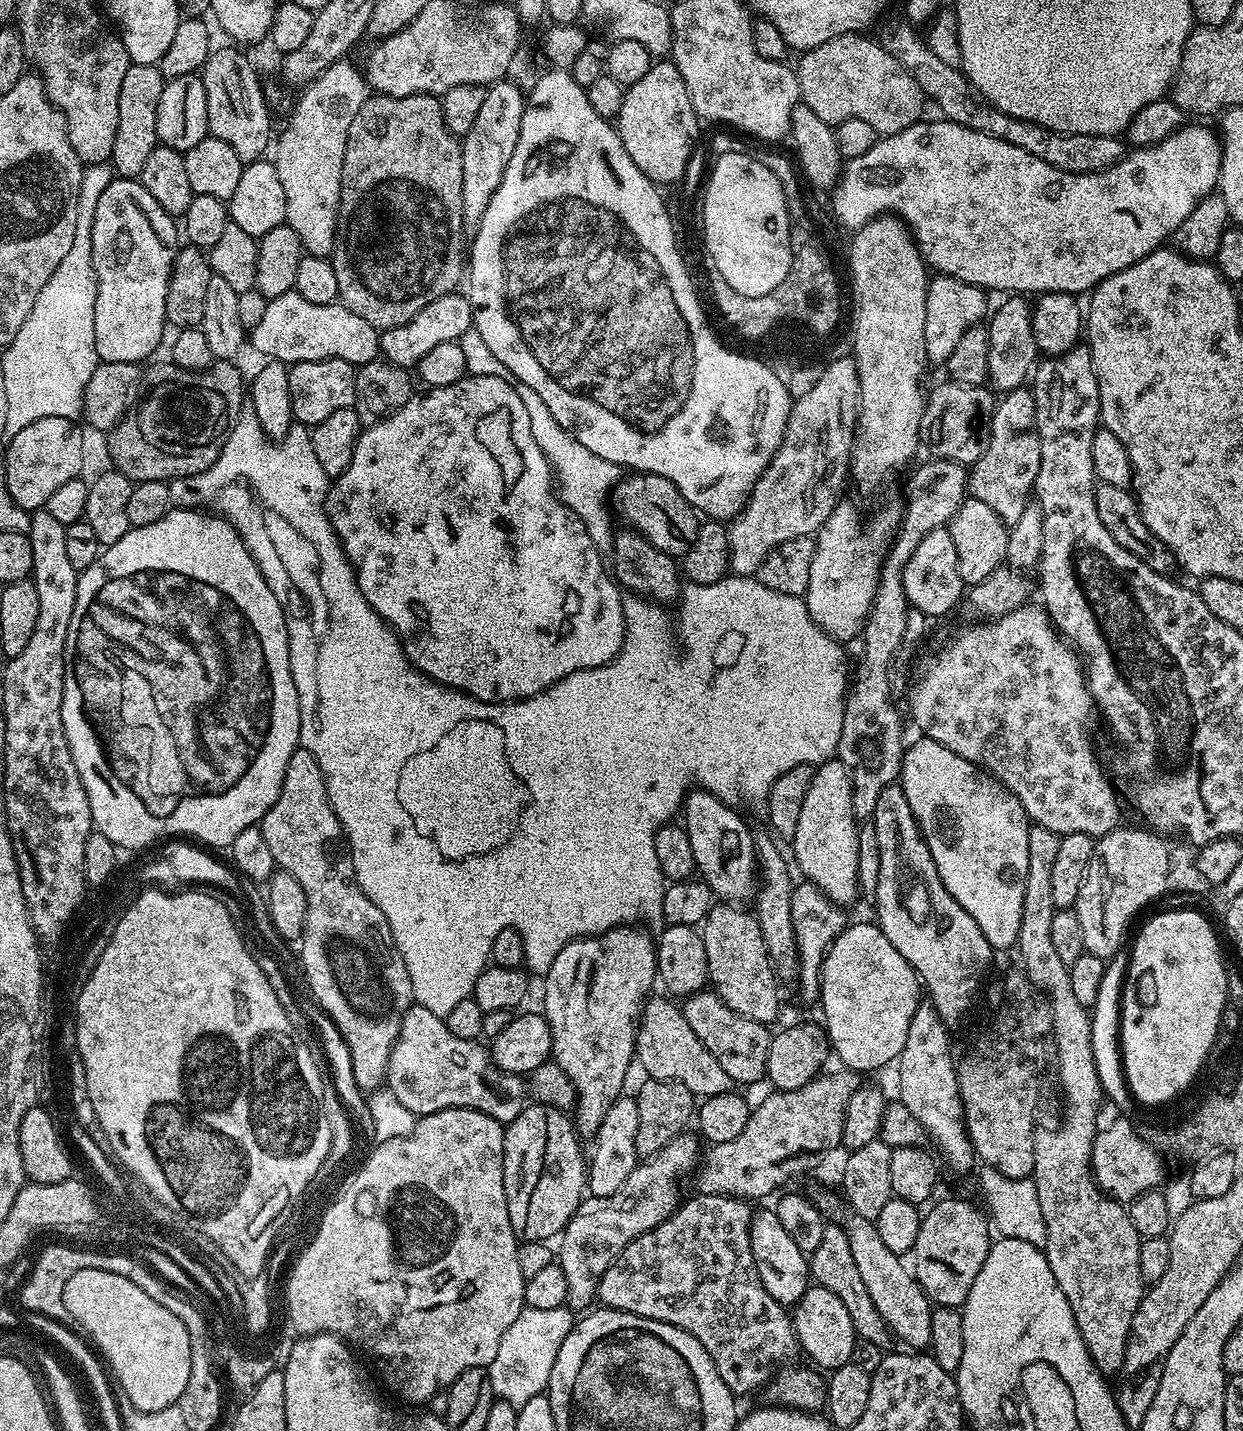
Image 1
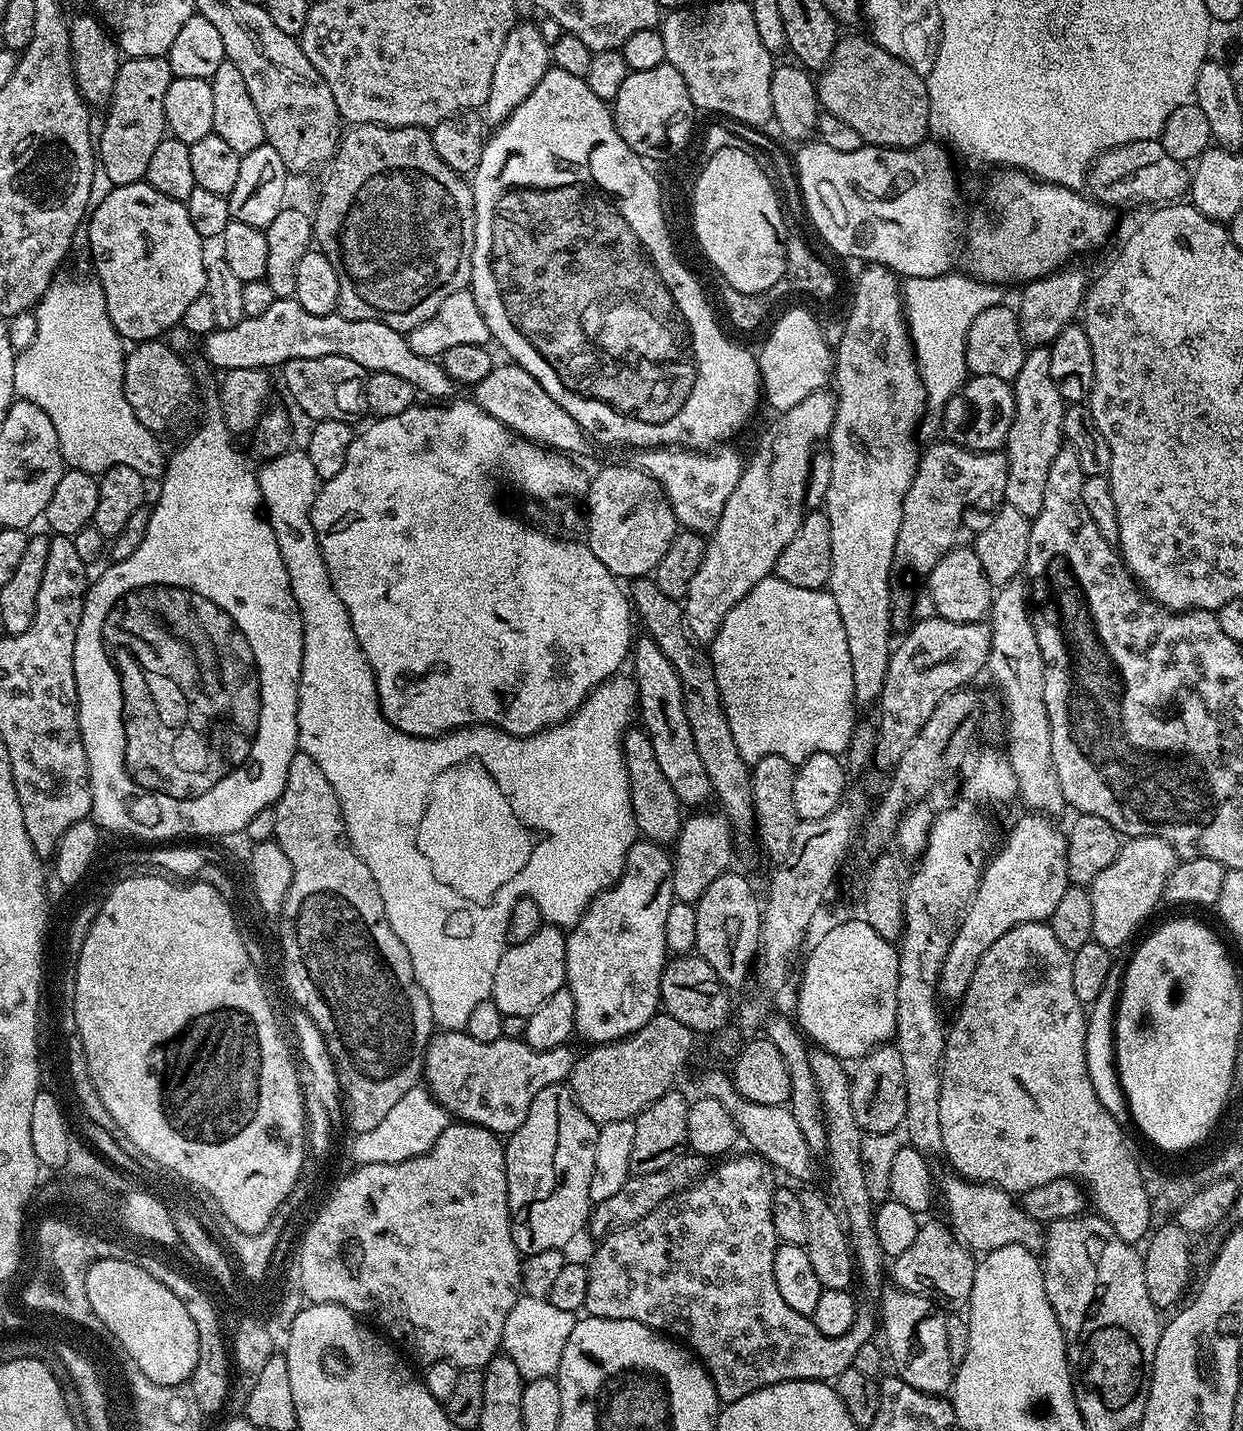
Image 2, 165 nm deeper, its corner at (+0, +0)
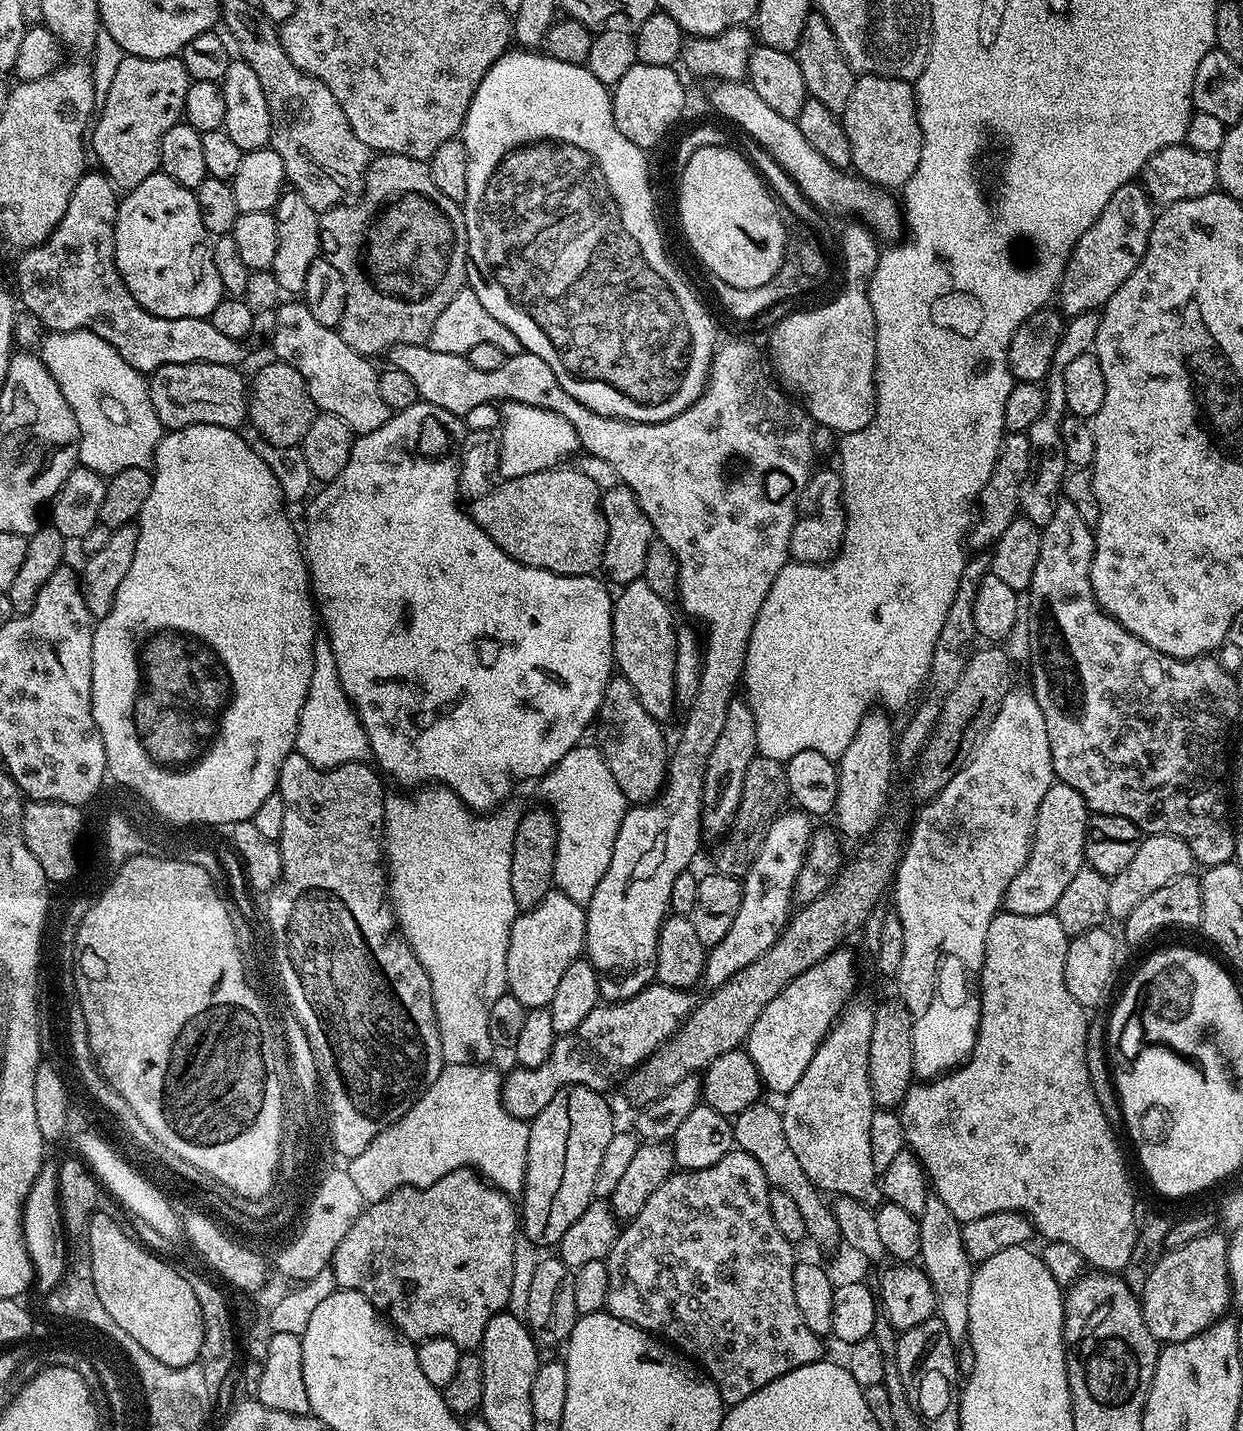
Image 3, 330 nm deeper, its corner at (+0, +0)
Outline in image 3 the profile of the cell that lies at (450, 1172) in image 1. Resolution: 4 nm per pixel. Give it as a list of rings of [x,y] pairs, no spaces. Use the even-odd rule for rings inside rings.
[[[461,1166],[446,1178],[434,1182],[425,1188],[396,1188],[384,1200],[369,1203],[356,1217],[352,1225],[332,1254],[330,1271],[341,1289],[349,1292],[360,1292],[382,1313],[395,1327],[401,1336],[413,1342],[423,1342],[430,1339],[449,1339],[461,1350],[479,1349],[482,1338],[486,1334],[486,1322],[492,1316],[498,1315],[508,1307],[510,1286],[514,1278],[514,1250],[518,1239],[518,1208],[513,1197],[506,1192],[499,1192],[487,1180],[481,1178],[473,1169]]]

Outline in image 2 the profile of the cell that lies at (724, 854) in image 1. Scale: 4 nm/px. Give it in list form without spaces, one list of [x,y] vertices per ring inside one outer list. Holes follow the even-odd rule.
[[[644,634],[635,641],[630,653],[631,675],[636,682],[638,693],[638,720],[643,731],[648,733],[650,746],[654,746],[654,758],[658,758],[658,767],[666,778],[670,778],[670,786],[674,786],[674,794],[678,794],[681,805],[696,810],[707,800],[713,799],[710,778],[706,774],[706,766],[702,766],[702,758],[698,758],[698,750],[694,747],[694,734],[690,734],[690,722],[686,722],[686,706],[682,702],[682,682],[678,682],[678,674],[674,674],[674,666],[670,666],[670,658],[662,654],[662,650],[651,636]]]

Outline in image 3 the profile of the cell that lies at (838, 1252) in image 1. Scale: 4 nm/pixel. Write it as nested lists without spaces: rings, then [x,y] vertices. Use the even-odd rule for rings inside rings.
[[[765,1102],[752,1104],[746,1110],[742,1110],[732,1120],[732,1138],[737,1149],[750,1154],[751,1158],[757,1160],[762,1166],[762,1171],[768,1179],[769,1185],[777,1192],[790,1194],[794,1198],[794,1203],[806,1218],[807,1239],[813,1240],[820,1248],[830,1248],[836,1250],[840,1243],[840,1231],[838,1222],[834,1218],[829,1201],[822,1195],[819,1188],[812,1184],[810,1178],[802,1170],[801,1163],[798,1162],[797,1155],[790,1150],[790,1145],[786,1140],[786,1133],[783,1129],[783,1118],[776,1108],[772,1109]]]

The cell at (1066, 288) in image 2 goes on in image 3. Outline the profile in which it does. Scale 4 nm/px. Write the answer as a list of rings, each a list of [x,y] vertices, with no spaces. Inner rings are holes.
[[[1129,182],[1123,184],[1118,190],[1114,190],[1110,202],[1106,202],[1106,210],[1102,210],[1102,214],[1098,214],[1094,226],[1090,226],[1090,230],[1086,230],[1086,234],[1082,234],[1082,238],[1078,238],[1074,250],[1068,255],[1068,264],[1064,268],[1064,273],[1060,275],[1058,285],[1060,305],[1058,308],[1065,317],[1103,309],[1110,294],[1114,294],[1114,290],[1118,290],[1118,286],[1122,286],[1122,282],[1126,282],[1126,278],[1130,278],[1130,274],[1134,274],[1137,264],[1142,262],[1142,258],[1146,254],[1148,235],[1154,219],[1152,208],[1154,209],[1152,197],[1139,183]]]

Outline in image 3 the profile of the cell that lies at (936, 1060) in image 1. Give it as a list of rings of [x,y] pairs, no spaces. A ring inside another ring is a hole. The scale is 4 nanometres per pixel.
[[[1053,782],[1038,806],[1036,829],[1032,831],[1032,848],[1018,874],[1006,886],[1003,911],[1014,914],[1046,914],[1056,907],[1058,898],[1070,886],[1078,870],[1085,867],[1084,843],[1088,833],[1089,810],[1082,794],[1074,786]]]

